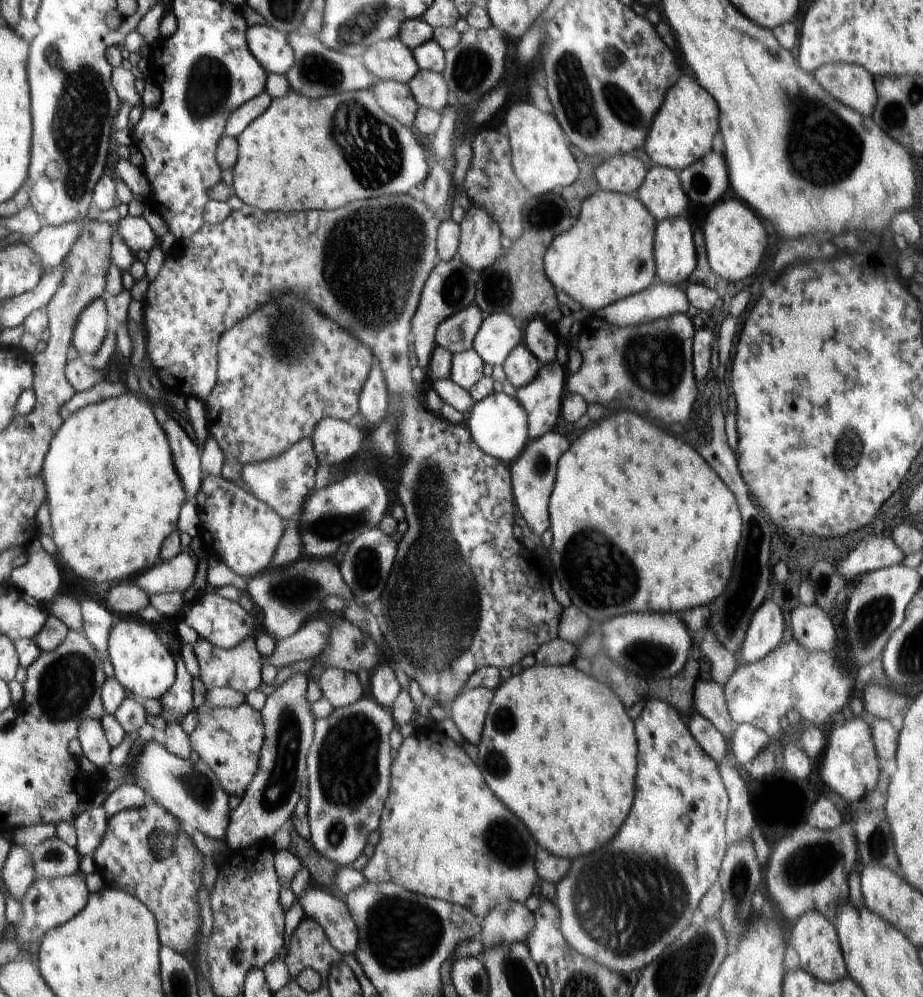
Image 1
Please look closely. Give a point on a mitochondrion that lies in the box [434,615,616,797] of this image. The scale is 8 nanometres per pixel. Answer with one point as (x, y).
(506, 723)

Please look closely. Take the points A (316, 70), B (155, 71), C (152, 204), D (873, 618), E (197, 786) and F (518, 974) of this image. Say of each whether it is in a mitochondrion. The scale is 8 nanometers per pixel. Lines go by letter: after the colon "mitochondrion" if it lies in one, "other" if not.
A: mitochondrion
B: other
C: other
D: mitochondrion
E: mitochondrion
F: mitochondrion

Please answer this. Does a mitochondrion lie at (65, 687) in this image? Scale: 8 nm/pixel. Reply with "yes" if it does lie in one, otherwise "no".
yes

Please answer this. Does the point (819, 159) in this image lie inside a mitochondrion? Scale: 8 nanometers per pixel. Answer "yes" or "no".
yes

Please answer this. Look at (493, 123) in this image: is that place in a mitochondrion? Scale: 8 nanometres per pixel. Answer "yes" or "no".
no

